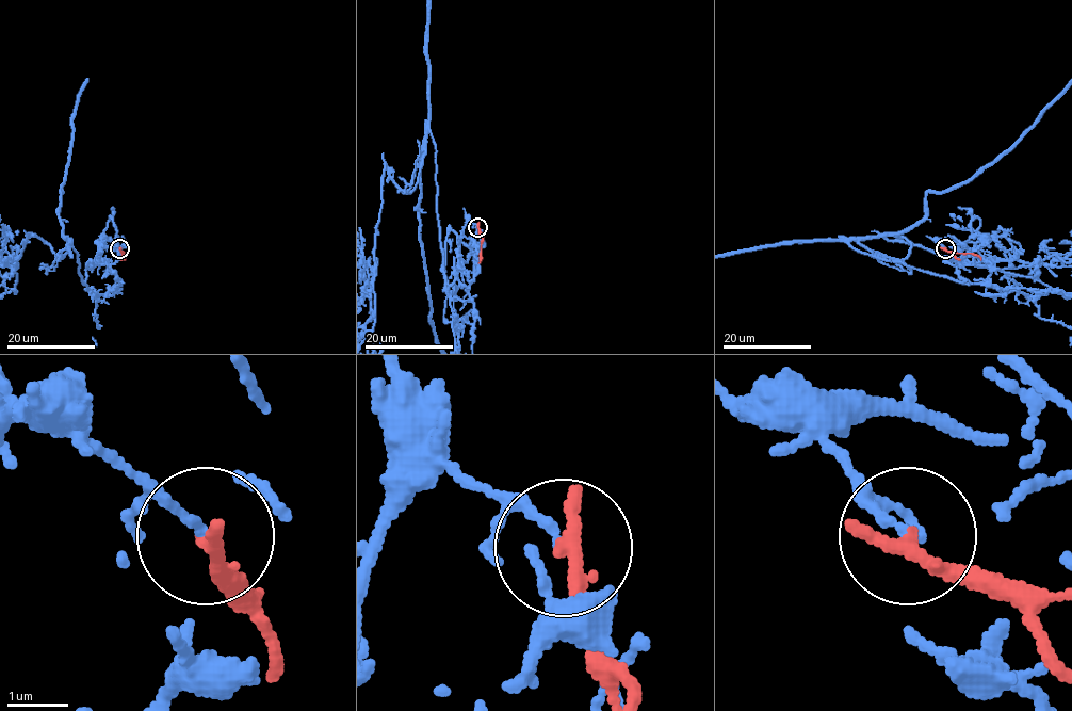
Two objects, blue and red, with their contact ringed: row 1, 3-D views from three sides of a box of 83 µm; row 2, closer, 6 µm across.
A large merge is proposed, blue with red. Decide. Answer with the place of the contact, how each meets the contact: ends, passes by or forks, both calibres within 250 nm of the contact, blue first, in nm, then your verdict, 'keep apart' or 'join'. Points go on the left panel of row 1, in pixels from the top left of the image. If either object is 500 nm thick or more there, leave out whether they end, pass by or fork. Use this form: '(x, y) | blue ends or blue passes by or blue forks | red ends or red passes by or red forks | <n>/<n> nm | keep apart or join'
(119, 248) | blue ends | red ends | 130/320 nm | keep apart

